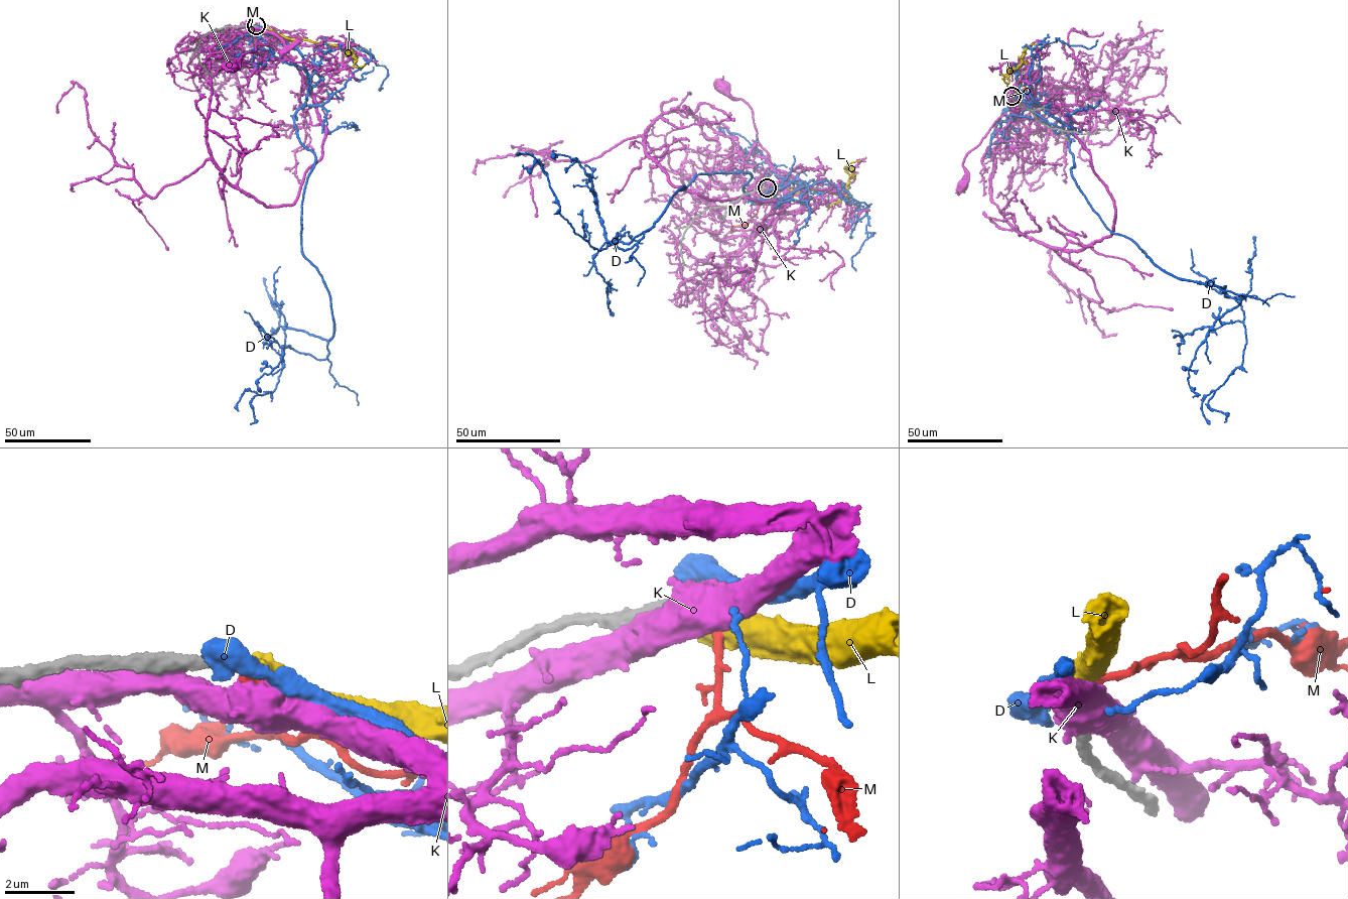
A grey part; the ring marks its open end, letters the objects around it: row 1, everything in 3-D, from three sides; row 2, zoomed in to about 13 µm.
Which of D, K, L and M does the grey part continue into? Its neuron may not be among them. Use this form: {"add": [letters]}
{"add": []}

